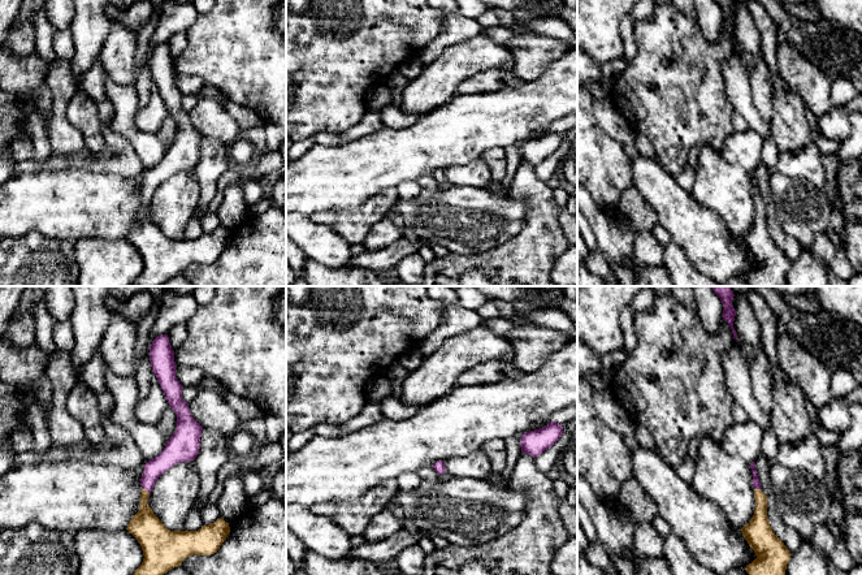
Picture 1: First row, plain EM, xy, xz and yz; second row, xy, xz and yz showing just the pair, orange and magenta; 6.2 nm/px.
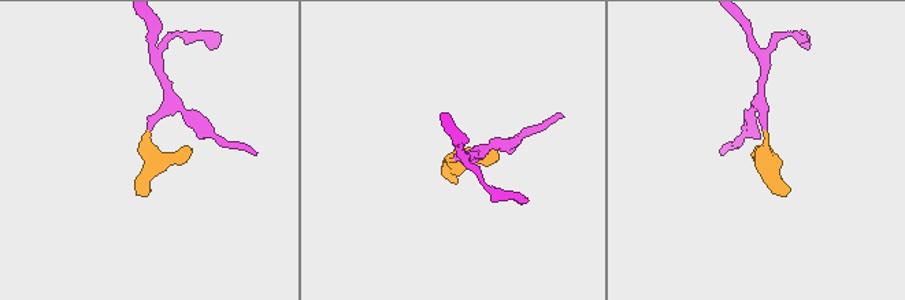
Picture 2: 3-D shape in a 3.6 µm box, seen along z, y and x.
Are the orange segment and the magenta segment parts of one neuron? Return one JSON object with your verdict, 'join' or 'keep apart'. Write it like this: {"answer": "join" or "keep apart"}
{"answer": "join"}

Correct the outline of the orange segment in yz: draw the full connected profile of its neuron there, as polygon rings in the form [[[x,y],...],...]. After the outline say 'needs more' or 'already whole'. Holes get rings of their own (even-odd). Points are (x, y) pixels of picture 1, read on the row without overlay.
[[[750,172],[755,219],[750,230],[741,237],[742,245],[754,259],[757,267],[746,274],[750,286],[785,286],[790,261],[775,243],[767,228],[767,204],[761,199],[755,172]]] | needs more

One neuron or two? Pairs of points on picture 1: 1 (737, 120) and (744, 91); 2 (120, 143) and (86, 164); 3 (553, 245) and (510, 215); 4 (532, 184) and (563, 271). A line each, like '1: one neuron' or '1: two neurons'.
1: two neurons
2: one neuron
3: two neurons
4: two neurons

